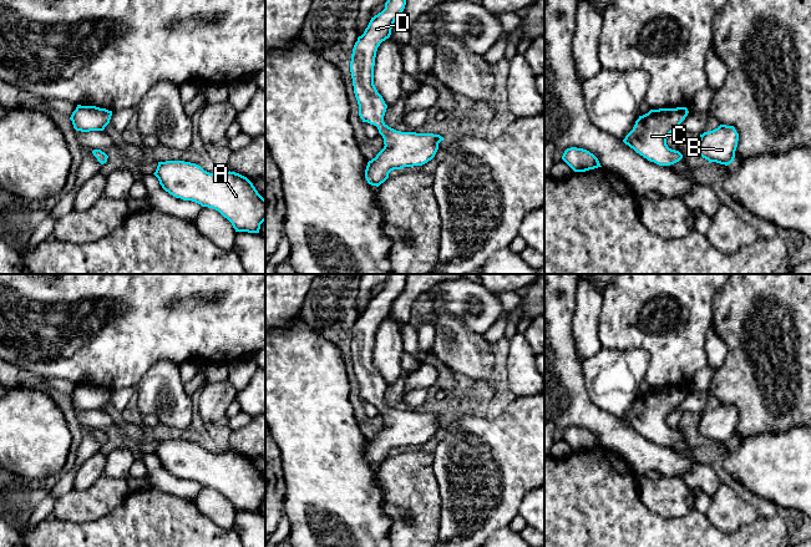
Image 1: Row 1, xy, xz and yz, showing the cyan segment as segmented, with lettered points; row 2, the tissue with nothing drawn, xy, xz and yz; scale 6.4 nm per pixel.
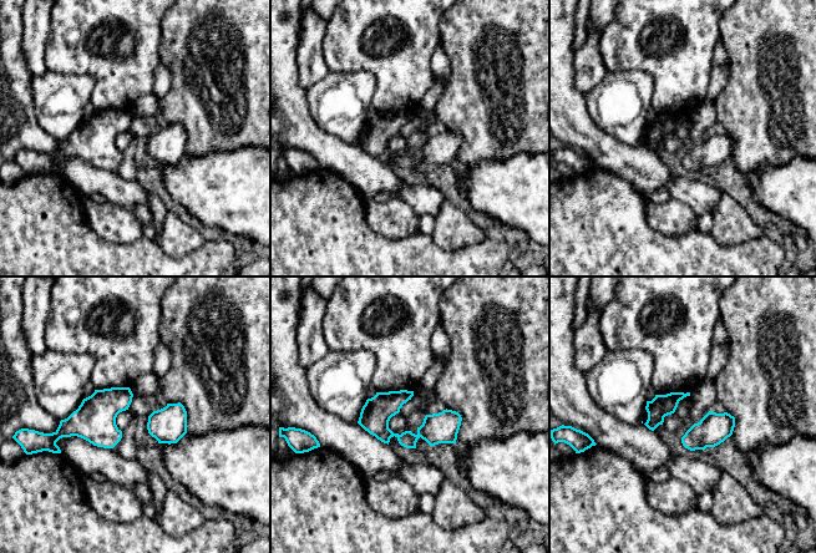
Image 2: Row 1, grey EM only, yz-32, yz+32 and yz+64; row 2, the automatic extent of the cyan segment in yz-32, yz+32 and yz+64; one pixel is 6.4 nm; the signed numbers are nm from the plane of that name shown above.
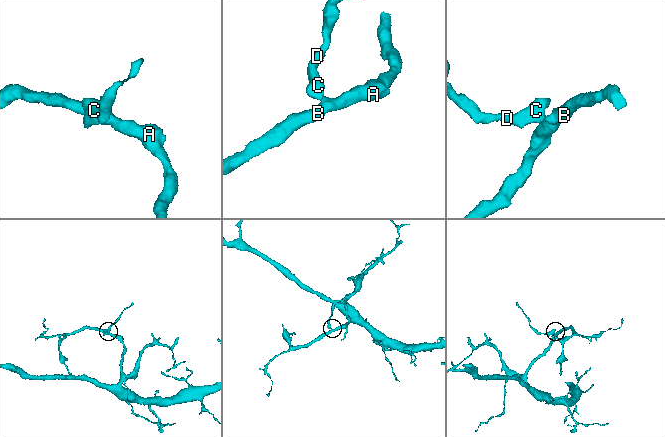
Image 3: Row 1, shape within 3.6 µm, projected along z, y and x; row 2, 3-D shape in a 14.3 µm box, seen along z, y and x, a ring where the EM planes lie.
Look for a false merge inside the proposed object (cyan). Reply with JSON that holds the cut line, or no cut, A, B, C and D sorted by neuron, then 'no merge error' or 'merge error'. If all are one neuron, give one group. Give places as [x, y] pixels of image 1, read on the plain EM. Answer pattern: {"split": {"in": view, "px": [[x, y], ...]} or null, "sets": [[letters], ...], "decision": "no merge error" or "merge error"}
{"split": null, "sets": [["A", "B", "C", "D"]], "decision": "no merge error"}

